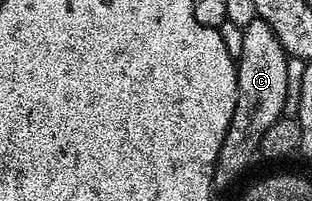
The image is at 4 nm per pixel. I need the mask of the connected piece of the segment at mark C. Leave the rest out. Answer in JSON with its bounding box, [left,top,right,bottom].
[215,16,289,185]

